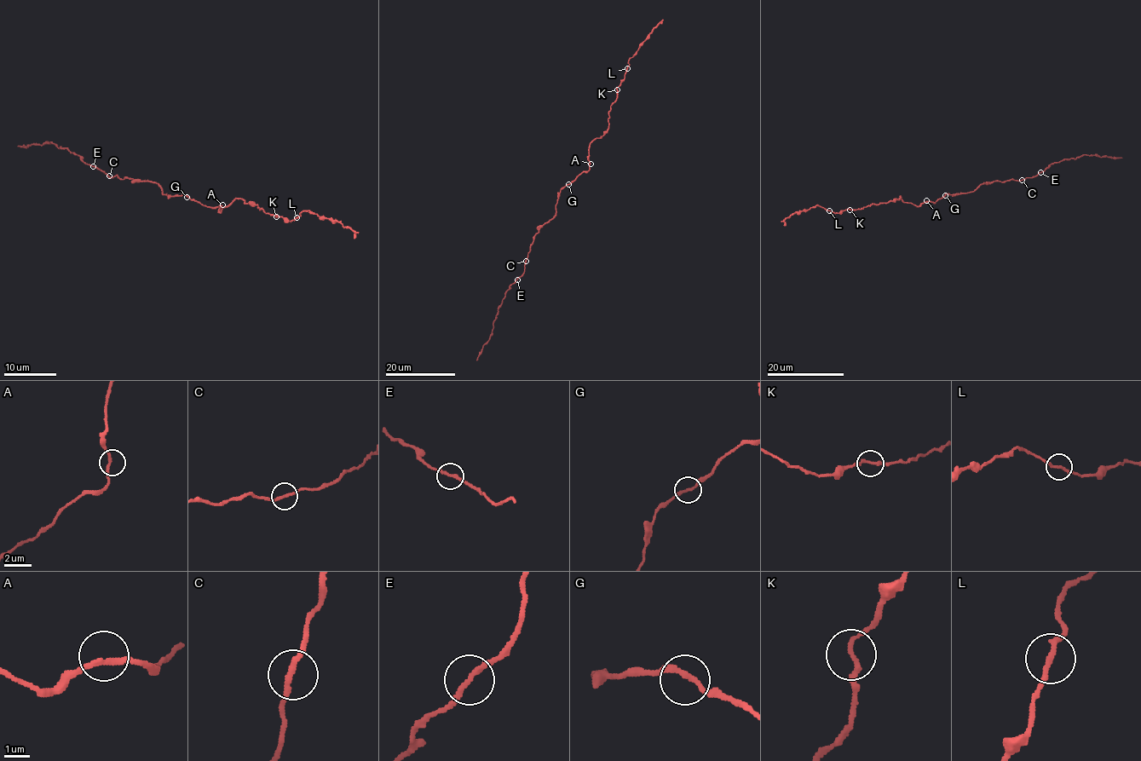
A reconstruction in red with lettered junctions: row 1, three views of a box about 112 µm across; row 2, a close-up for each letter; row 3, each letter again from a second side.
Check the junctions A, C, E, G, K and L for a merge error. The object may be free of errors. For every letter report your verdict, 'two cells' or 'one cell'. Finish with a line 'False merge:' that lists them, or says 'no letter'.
A: one cell
C: one cell
E: one cell
G: one cell
K: one cell
L: one cell
False merge: no letter

